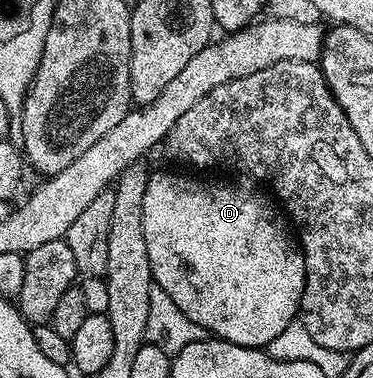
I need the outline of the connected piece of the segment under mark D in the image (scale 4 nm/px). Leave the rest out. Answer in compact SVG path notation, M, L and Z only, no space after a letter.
M156 173L150 176L145 192L145 238L147 239L147 259L151 263L153 284L167 291L175 307L187 315L187 319L207 323L210 330L217 329L216 336L231 339L237 345L245 345L250 351L258 347L268 347L272 340L298 316L301 296L305 290L305 255L301 252L286 214L279 208L278 202L264 188L253 183L236 185L236 180L225 179L222 185L208 185L205 181L196 181L193 177L184 177L181 173Z

